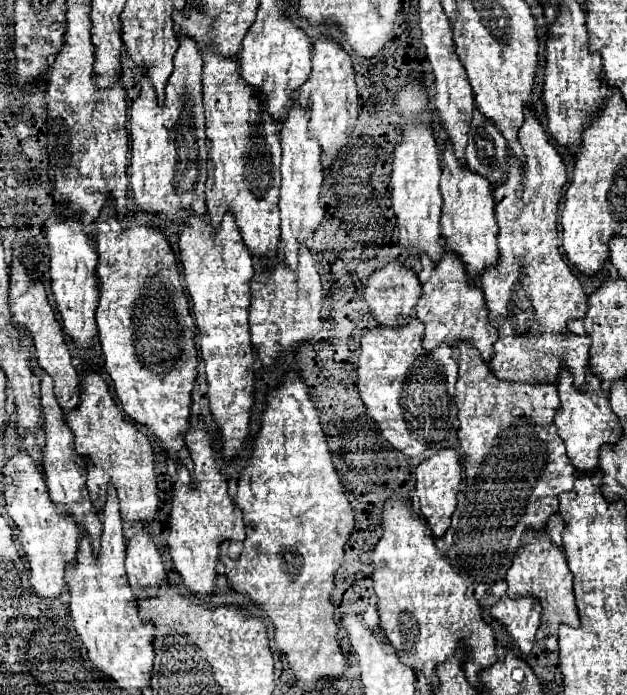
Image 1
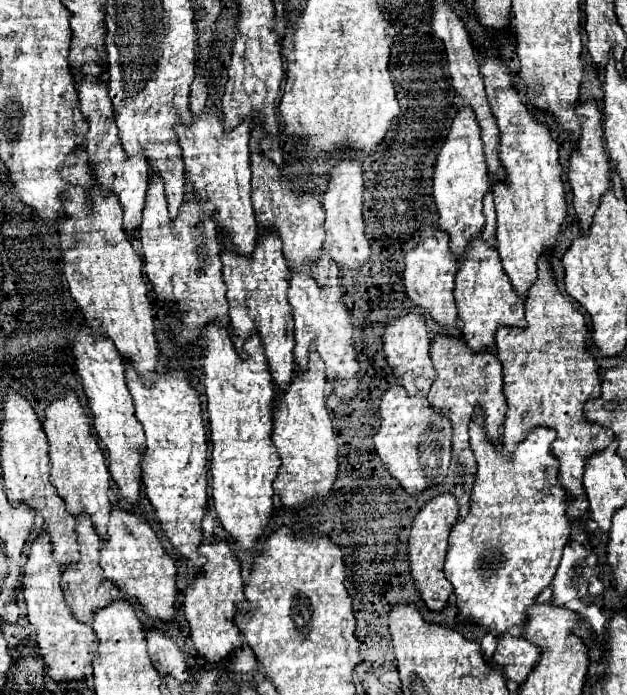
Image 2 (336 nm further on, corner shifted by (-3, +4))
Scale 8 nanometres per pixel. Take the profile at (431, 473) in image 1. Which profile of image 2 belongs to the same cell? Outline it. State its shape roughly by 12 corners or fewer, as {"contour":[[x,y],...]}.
{"contour":[[443,492],[425,502],[409,536],[411,574],[431,610],[453,592],[443,562],[459,516]]}

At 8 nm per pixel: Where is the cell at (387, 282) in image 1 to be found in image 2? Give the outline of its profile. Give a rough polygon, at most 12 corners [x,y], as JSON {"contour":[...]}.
{"contour":[[421,308],[385,322],[383,350],[403,388],[433,380]]}

